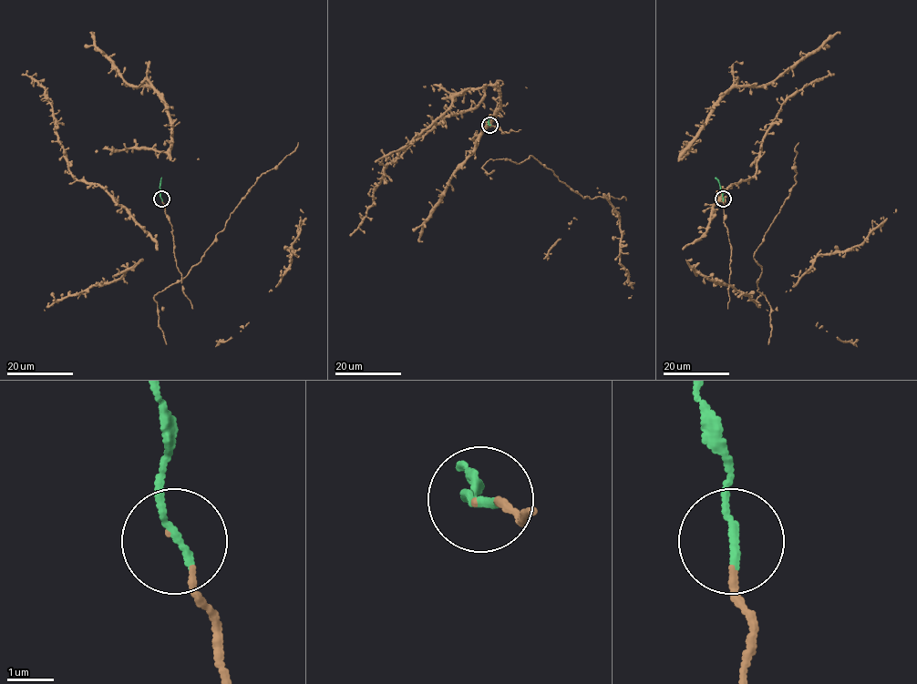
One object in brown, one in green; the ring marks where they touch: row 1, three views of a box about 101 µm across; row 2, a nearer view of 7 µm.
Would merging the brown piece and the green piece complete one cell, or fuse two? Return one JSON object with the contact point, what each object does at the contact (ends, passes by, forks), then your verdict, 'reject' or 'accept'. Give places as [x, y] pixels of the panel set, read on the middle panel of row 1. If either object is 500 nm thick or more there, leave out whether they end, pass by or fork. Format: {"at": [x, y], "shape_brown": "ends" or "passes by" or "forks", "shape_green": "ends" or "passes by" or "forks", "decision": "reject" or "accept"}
{"at": [489, 125], "shape_brown": "ends", "shape_green": "ends", "decision": "accept"}

